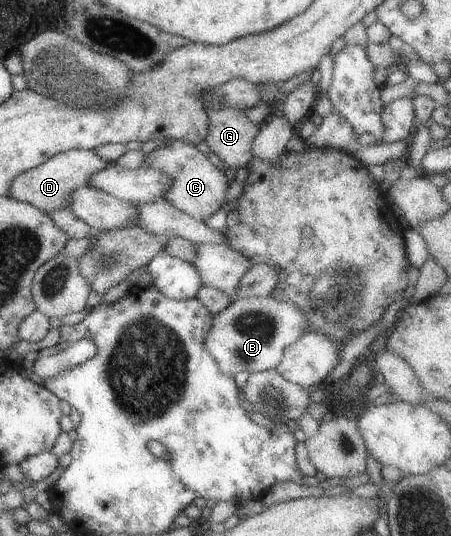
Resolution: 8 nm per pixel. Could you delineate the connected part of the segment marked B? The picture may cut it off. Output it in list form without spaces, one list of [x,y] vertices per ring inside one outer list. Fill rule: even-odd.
[[[237,296],[227,309],[214,316],[204,344],[220,370],[233,377],[243,370],[253,373],[275,369],[283,357],[282,351],[307,330],[306,316],[290,301],[279,301],[270,296]]]

